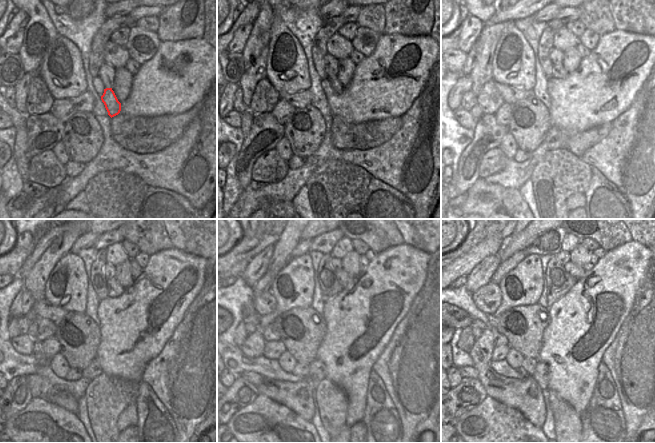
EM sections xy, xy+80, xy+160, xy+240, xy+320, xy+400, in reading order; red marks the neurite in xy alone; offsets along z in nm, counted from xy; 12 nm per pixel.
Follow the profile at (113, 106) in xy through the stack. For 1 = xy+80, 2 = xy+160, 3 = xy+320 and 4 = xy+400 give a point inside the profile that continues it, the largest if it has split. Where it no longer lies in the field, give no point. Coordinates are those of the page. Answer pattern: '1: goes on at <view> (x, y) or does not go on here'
1: goes on at xy+80 (334, 81)
2: goes on at xy+160 (559, 72)
3: goes on at xy+320 (347, 281)
4: goes on at xy+400 (576, 271)

